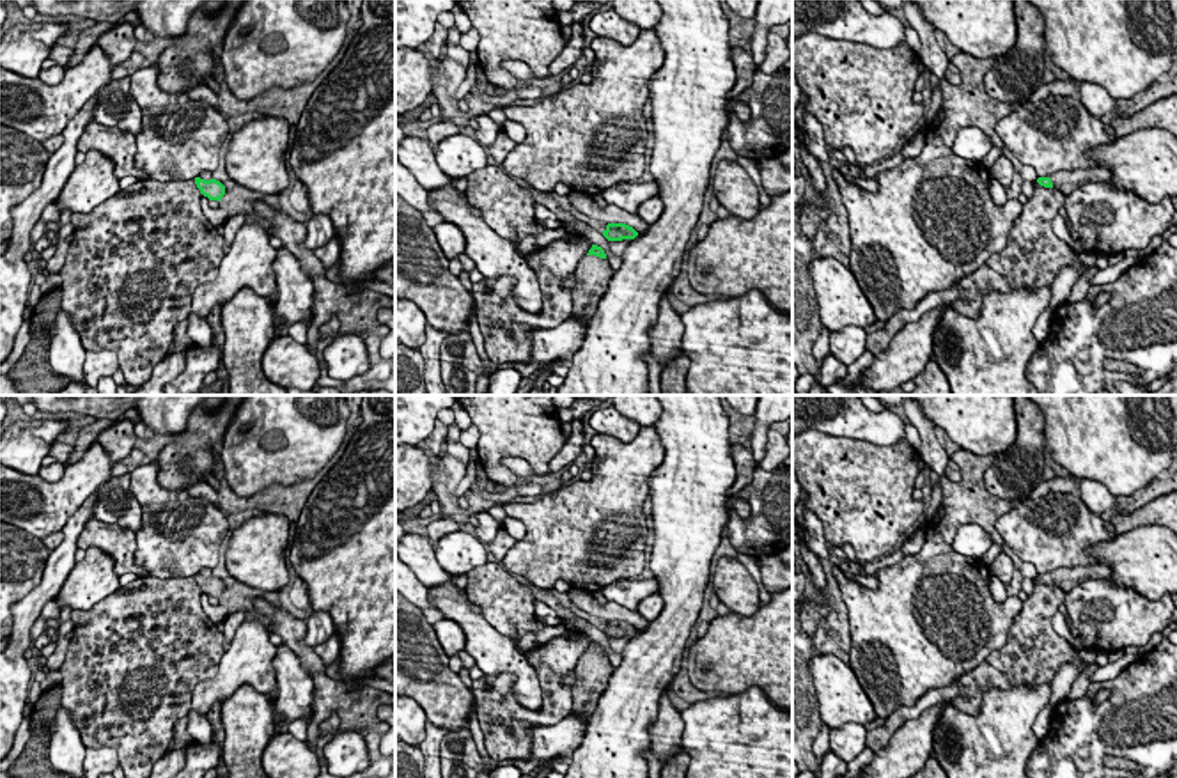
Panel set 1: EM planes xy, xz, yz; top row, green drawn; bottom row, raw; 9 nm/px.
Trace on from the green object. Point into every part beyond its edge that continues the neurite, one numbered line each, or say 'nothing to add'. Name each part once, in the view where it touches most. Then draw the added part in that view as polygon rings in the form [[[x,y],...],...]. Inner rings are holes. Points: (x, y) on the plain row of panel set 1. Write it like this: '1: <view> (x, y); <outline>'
1: xz (592, 672); [[[585,652],[576,665],[576,682],[573,688],[573,714],[588,720],[597,707],[597,700],[608,688],[615,666],[606,656]]]

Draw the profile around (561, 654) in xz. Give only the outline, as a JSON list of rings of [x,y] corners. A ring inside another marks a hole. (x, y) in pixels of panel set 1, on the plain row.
[[[574,633],[571,636],[553,636],[550,642],[537,645],[525,656],[534,668],[546,666],[560,677],[576,670],[580,657],[590,645],[592,640]]]

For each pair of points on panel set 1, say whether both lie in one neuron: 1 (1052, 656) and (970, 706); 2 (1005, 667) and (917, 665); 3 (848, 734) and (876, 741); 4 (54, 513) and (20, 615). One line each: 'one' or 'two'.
1: one
2: two
3: two
4: two

